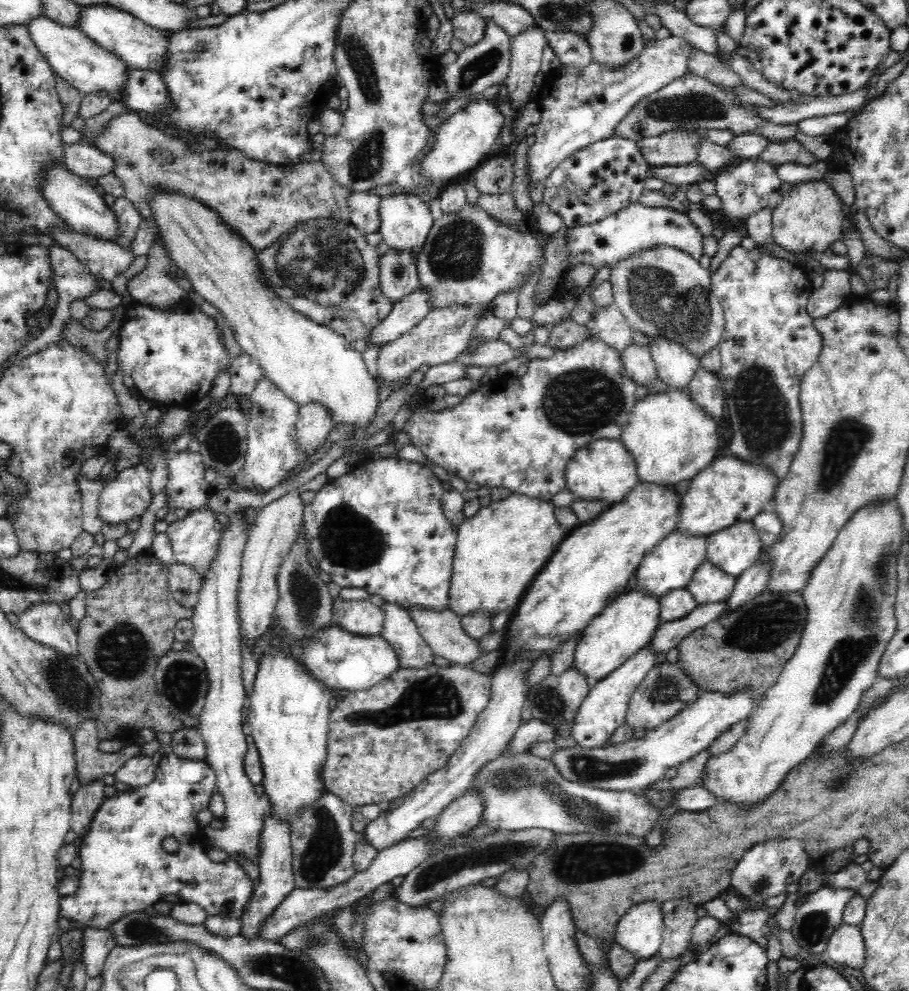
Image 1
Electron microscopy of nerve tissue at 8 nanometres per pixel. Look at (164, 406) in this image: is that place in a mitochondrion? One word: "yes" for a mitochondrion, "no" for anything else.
no

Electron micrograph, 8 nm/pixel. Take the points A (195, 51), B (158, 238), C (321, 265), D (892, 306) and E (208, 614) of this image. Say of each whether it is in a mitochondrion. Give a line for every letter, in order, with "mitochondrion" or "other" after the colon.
A: mitochondrion
B: other
C: mitochondrion
D: other
E: other

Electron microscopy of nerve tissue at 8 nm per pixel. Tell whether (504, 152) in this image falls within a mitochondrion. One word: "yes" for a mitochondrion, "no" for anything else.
no

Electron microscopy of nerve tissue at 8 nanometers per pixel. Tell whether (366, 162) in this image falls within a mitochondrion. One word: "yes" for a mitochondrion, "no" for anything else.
yes

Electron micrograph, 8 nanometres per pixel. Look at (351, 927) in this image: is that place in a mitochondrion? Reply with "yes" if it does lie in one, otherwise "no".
yes

